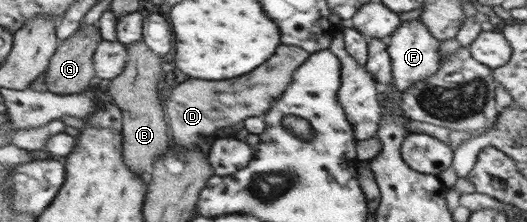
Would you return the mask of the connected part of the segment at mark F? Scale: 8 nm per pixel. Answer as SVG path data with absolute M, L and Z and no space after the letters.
M418 19L403 21L387 38L386 52L390 57L390 72L394 88L405 91L406 87L429 77L440 66L439 41L434 39Z

